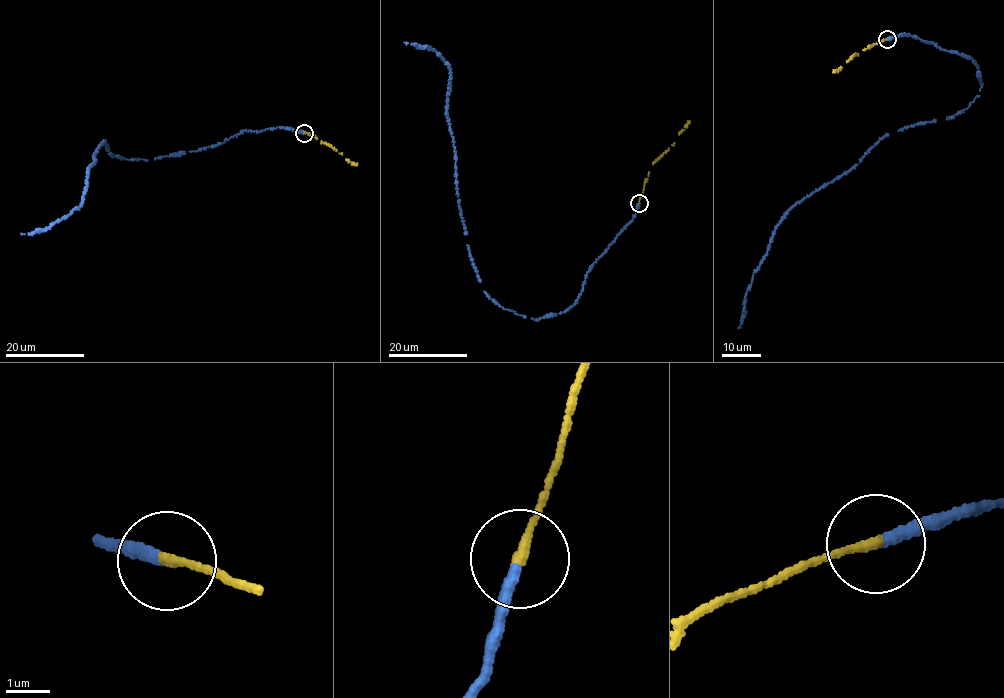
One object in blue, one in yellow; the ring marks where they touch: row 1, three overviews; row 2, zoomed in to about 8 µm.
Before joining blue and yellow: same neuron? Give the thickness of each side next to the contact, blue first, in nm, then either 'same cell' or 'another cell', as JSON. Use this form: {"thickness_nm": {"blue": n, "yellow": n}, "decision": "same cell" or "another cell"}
{"thickness_nm": {"blue": 240, "yellow": 240}, "decision": "same cell"}

